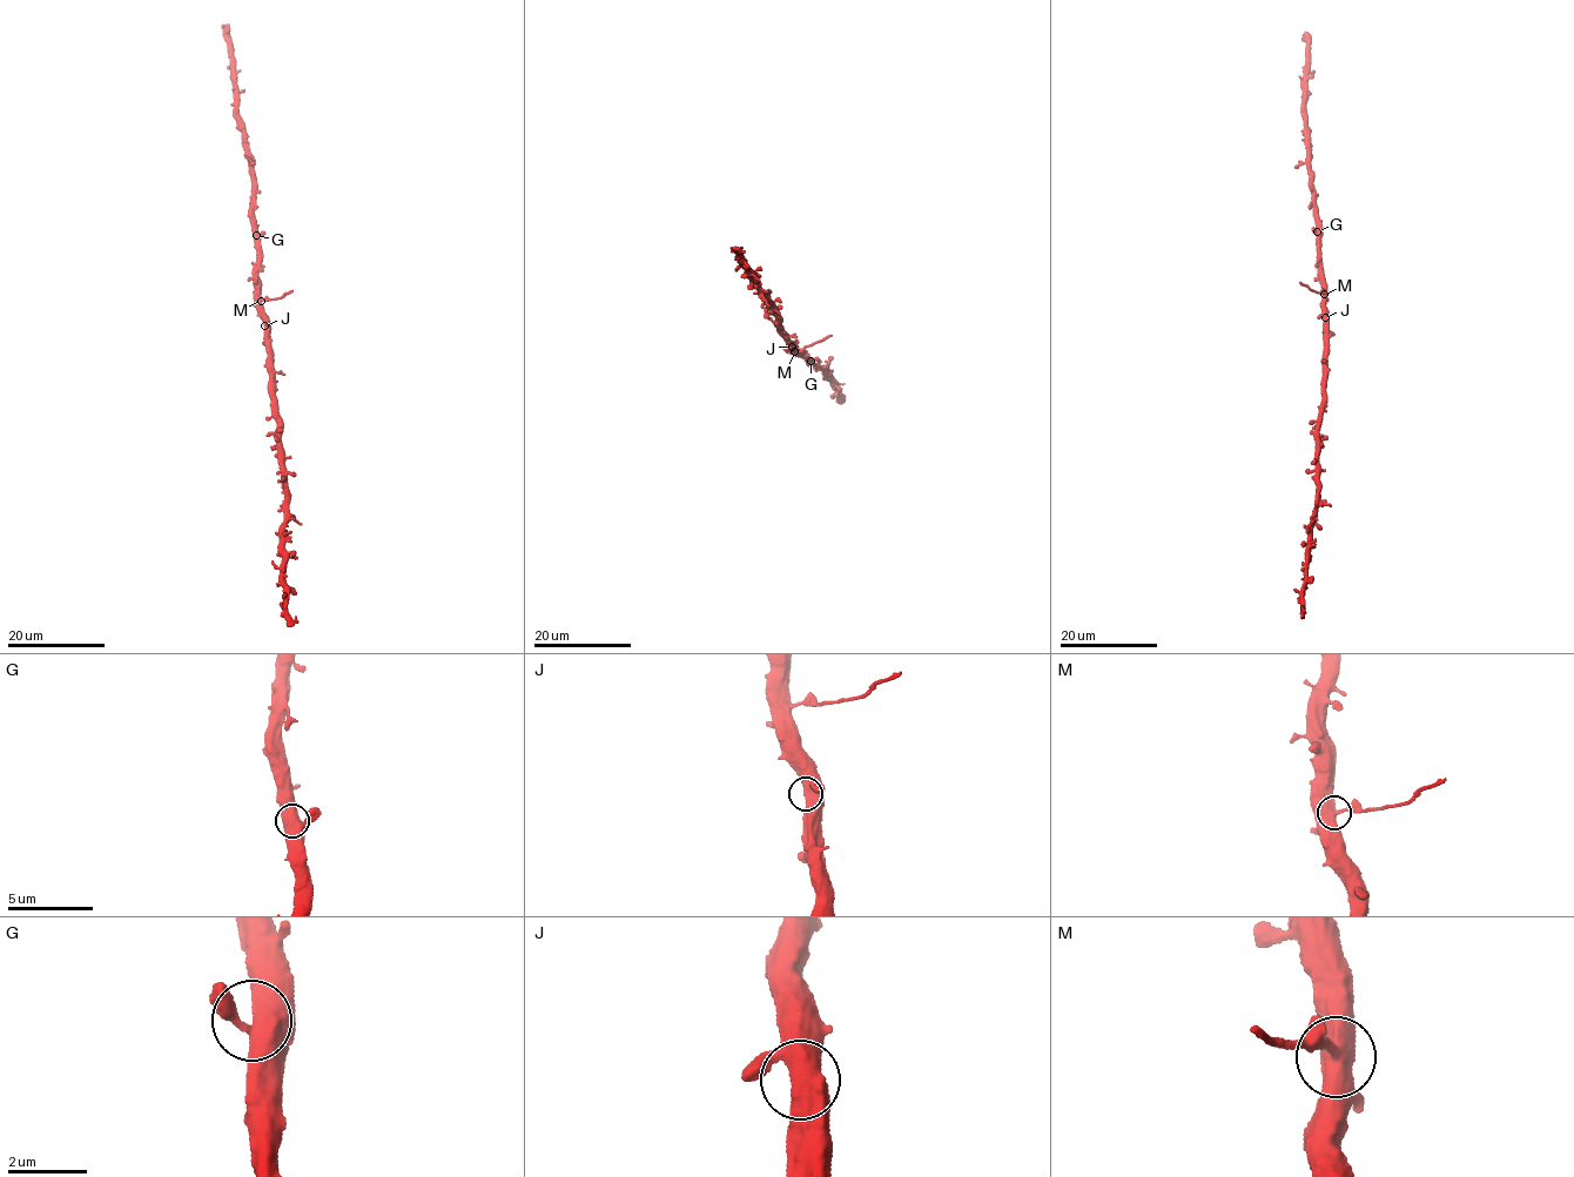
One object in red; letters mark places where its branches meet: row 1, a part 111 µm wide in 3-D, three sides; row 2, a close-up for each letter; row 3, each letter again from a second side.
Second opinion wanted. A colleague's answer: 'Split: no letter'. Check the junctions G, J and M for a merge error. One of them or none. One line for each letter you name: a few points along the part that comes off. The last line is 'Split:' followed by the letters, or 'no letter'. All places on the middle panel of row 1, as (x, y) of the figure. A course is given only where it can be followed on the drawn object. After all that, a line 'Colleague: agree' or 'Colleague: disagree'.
M: foreign part runs (795, 351), (831, 335)
Split: M
Colleague: disagree

